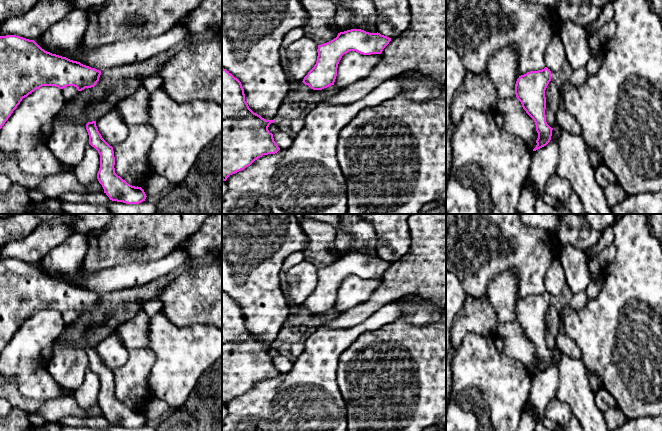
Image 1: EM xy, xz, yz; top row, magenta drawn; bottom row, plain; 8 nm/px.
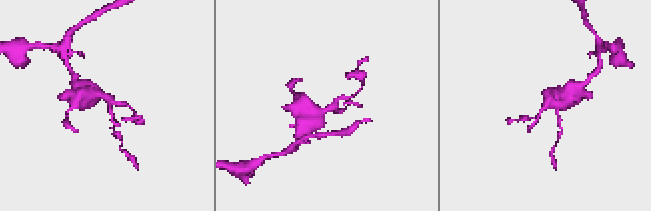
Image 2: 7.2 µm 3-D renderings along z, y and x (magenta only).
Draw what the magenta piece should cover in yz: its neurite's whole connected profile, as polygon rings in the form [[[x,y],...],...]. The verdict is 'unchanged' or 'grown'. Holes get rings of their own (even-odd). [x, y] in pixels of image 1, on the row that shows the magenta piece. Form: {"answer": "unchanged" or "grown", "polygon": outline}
{"answer": "unchanged", "polygon": [[[547,67],[538,71],[530,71],[519,76],[515,84],[515,94],[523,109],[534,120],[538,138],[536,151],[546,146],[552,136],[552,130],[546,122],[545,90],[551,81],[551,71]]]}

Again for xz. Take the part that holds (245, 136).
{"answer": "unchanged", "polygon": [[[222,68],[223,181],[263,155],[280,150],[268,130],[274,121],[262,118],[249,108],[241,82]]]}

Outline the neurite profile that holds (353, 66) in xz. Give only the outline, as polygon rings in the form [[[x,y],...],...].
[[[349,51],[339,61],[334,85],[343,89],[368,77],[380,61],[381,54],[363,55],[356,51]]]

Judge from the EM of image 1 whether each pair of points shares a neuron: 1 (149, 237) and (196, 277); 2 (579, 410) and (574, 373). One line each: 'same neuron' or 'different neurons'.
1: different neurons
2: same neuron

